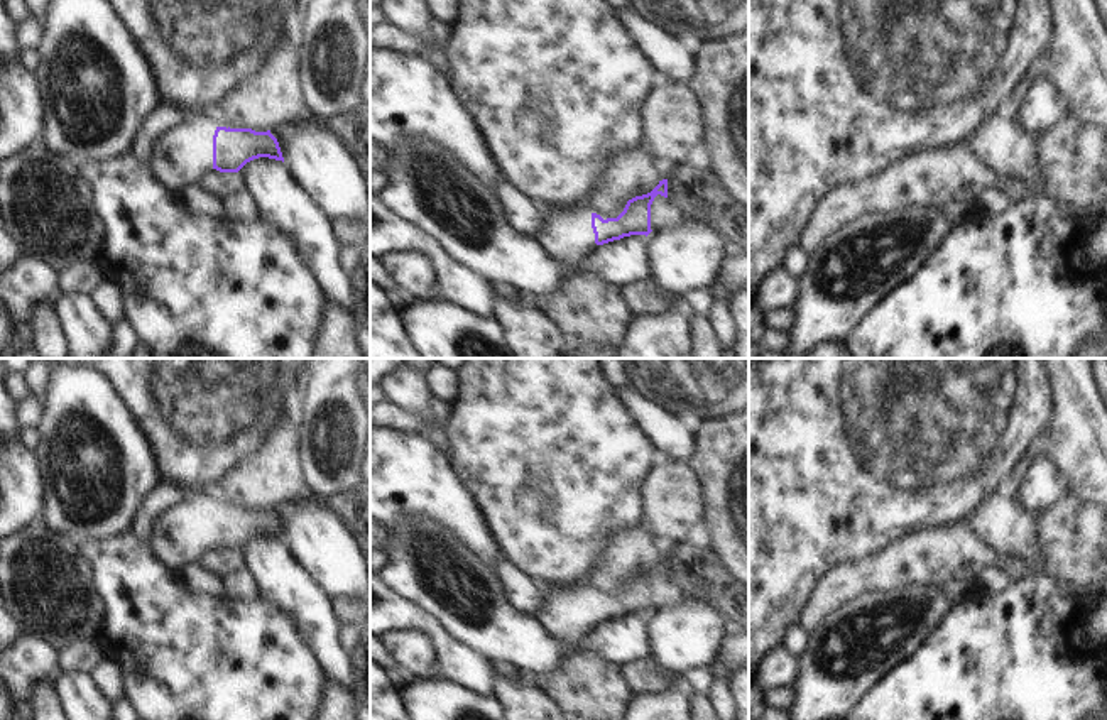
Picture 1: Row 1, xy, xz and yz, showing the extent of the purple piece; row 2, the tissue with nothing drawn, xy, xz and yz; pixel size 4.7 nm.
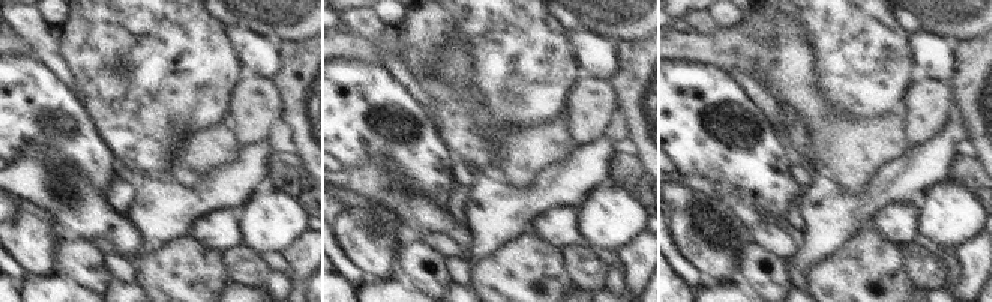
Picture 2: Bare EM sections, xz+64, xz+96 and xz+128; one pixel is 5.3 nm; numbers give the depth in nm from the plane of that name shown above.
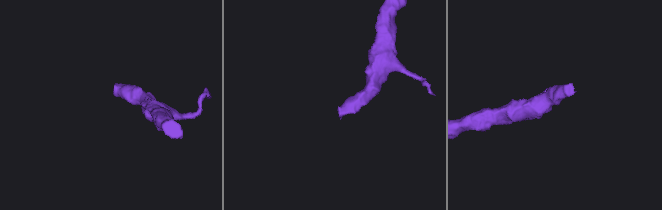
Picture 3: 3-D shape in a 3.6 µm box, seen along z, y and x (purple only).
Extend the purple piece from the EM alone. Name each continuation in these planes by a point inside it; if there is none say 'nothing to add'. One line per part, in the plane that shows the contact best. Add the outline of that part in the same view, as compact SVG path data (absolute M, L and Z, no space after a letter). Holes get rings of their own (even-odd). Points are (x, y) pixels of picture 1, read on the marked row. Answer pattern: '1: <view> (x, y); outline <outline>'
1: xy (183, 154); outline M196 117L162 134L147 164L155 179L174 194L186 184L196 184L213 169L215 130L210 118Z

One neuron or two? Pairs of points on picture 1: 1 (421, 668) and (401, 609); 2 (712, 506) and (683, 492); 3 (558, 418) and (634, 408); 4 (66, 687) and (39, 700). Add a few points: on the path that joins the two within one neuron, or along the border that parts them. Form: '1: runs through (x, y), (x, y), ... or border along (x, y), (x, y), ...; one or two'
1: border along (387, 631), (418, 629), (428, 639), (435, 660); two
2: border along (688, 465), (702, 492), (703, 519); two
3: border along (612, 389), (614, 396), (651, 441); two
4: border along (51, 685), (59, 702); two

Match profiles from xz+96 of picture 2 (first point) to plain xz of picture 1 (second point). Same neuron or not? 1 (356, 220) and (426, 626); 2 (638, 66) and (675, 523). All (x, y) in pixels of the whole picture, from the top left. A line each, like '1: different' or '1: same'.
1: different
2: different

